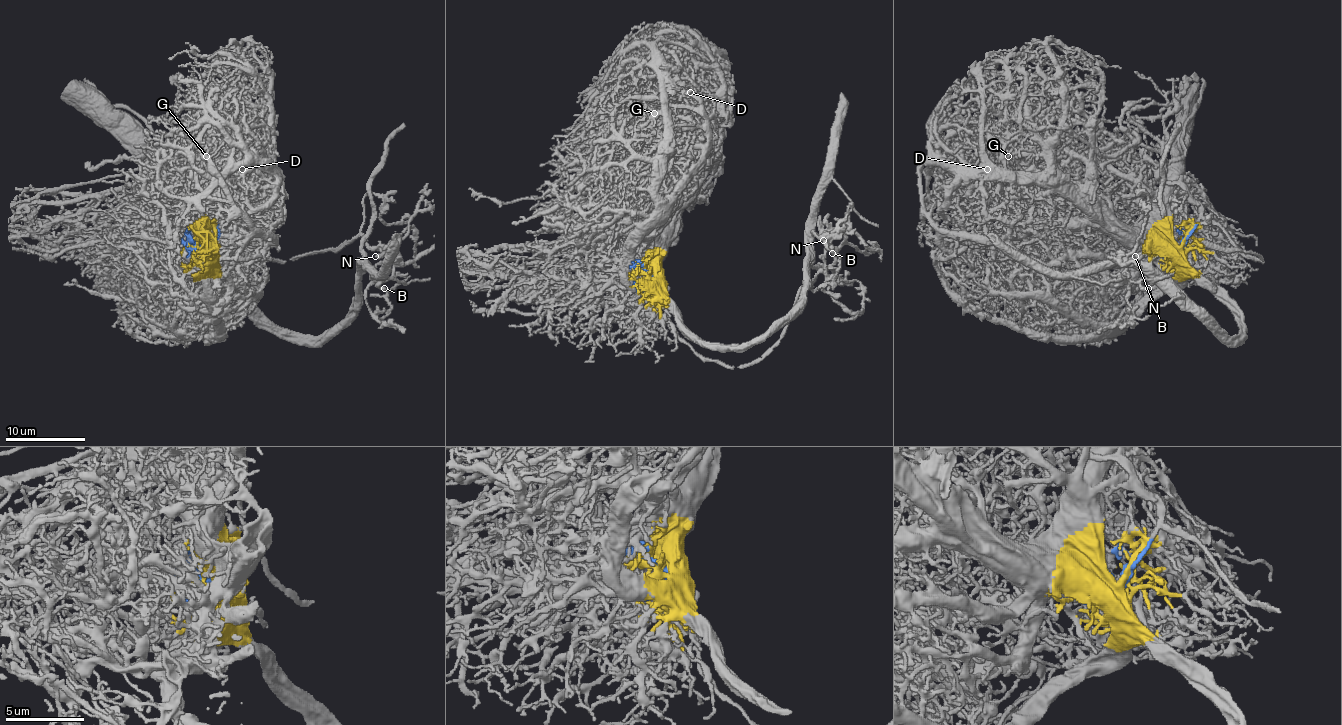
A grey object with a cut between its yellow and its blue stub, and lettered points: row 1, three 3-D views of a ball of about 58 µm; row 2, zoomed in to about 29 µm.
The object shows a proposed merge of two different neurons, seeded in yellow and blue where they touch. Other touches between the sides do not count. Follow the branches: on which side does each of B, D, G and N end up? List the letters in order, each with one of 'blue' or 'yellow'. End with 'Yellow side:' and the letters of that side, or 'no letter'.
B: blue
D: yellow
G: yellow
N: blue
Yellow side: D, G

